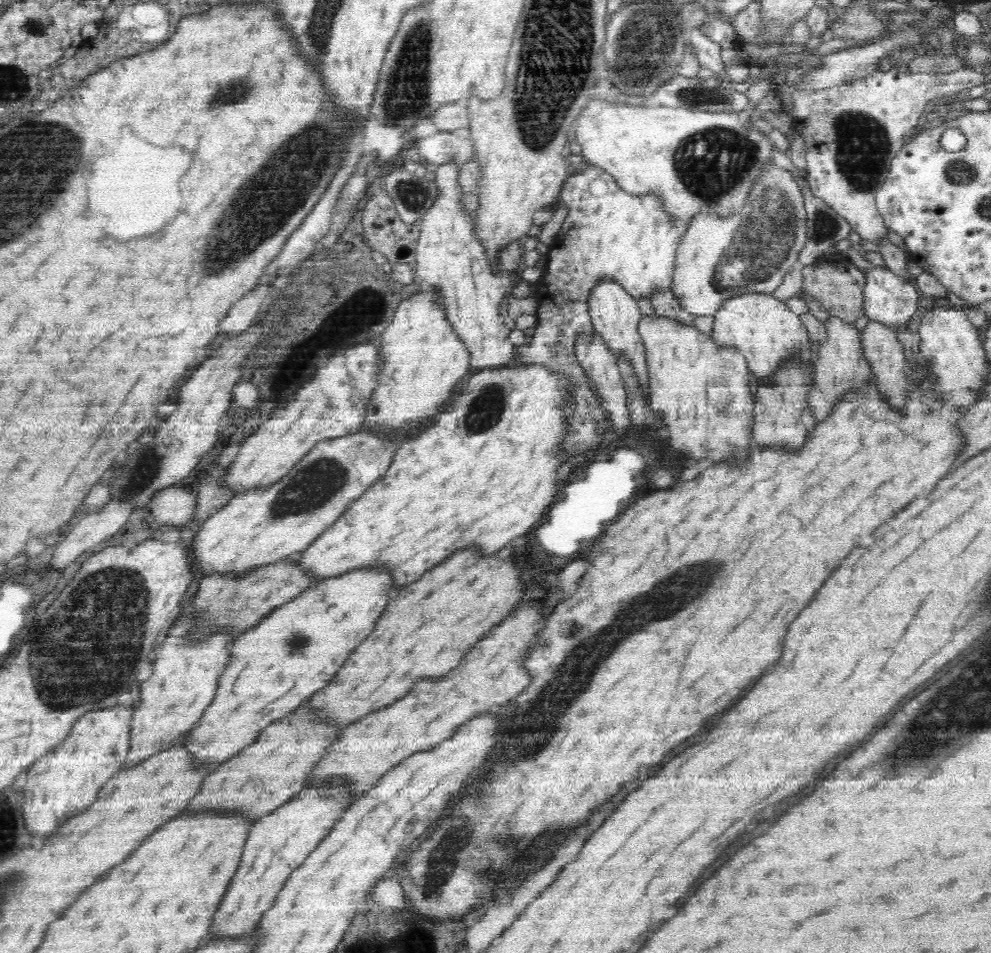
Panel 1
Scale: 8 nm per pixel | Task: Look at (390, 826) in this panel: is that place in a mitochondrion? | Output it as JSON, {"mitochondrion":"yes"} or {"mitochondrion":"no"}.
{"mitochondrion":"no"}

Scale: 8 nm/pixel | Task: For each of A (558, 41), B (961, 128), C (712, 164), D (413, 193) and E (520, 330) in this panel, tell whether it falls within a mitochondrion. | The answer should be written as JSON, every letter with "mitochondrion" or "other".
{"A":"mitochondrion","B":"other","C":"mitochondrion","D":"mitochondrion","E":"other"}

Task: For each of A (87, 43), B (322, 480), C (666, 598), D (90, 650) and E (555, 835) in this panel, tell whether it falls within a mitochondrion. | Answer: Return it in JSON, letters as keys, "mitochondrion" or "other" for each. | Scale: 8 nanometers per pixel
{"A":"other","B":"mitochondrion","C":"mitochondrion","D":"mitochondrion","E":"other"}

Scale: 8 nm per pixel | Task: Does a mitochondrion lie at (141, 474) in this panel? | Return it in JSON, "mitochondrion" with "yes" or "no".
{"mitochondrion":"yes"}

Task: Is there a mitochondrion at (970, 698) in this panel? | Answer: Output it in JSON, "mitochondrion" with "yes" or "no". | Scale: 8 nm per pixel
{"mitochondrion":"yes"}

